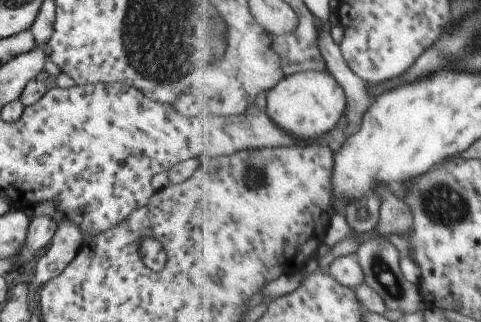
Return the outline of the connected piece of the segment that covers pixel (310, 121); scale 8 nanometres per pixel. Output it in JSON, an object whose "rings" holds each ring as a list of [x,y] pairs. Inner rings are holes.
{"rings":[[[312,70],[285,78],[268,92],[268,113],[286,130],[307,138],[321,138],[336,130],[347,116],[348,96],[340,80],[328,72]]]}

